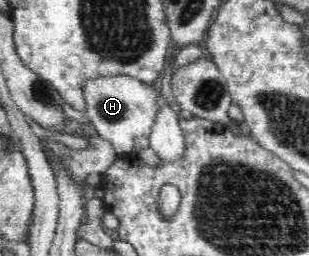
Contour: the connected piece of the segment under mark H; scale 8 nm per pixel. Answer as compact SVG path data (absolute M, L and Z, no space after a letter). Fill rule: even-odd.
M99 76L81 84L85 93L86 115L95 126L98 135L113 144L117 154L131 153L137 136L148 136L160 107L157 87L130 76Z

